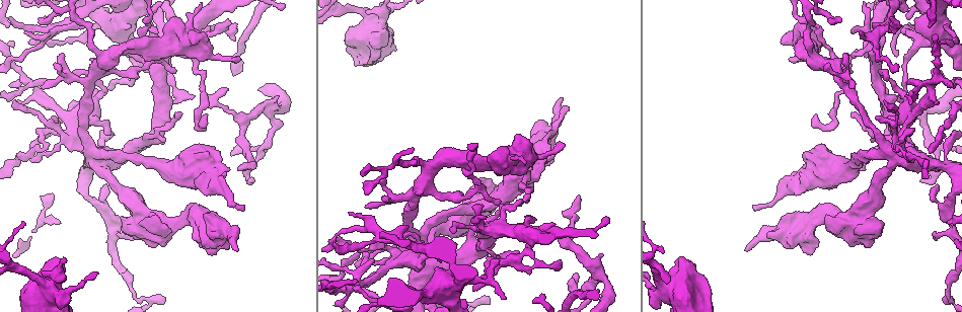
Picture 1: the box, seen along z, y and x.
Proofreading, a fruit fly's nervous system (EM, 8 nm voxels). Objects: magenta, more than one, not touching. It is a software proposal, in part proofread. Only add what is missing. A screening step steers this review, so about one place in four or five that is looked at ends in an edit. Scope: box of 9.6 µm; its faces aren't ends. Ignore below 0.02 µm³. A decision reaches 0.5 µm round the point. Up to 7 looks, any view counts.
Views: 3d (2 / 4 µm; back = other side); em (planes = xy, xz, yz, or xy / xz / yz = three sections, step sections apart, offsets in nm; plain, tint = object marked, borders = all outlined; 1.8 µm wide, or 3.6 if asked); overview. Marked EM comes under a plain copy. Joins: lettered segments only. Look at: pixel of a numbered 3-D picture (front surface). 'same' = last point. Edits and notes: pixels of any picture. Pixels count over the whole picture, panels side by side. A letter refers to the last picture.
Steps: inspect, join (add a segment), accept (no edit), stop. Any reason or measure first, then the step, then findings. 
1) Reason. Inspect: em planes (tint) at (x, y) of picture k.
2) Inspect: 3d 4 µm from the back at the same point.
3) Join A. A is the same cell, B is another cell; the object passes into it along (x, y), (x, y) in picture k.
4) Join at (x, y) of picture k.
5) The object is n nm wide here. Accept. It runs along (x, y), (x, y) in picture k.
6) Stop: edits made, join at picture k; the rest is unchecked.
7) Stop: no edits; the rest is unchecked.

Branch stops here. Inspect: em planes (borders) at (103, 186) of picture 1.

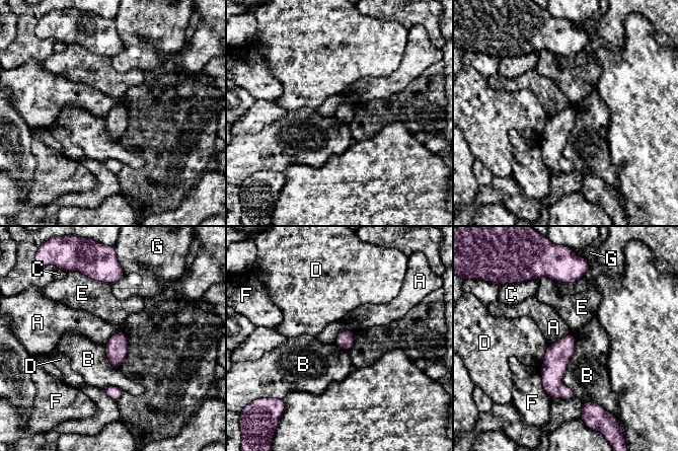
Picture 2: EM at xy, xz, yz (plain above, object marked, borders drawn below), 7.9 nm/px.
Accept. A, B, C, D, E, F and G are other cells; a border runs along (354, 330), (342, 330), (333, 342) in picture 2; none of them fits.

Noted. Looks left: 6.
Thin end. Inspect: em planes (tint) at (165, 300) of picture 1.

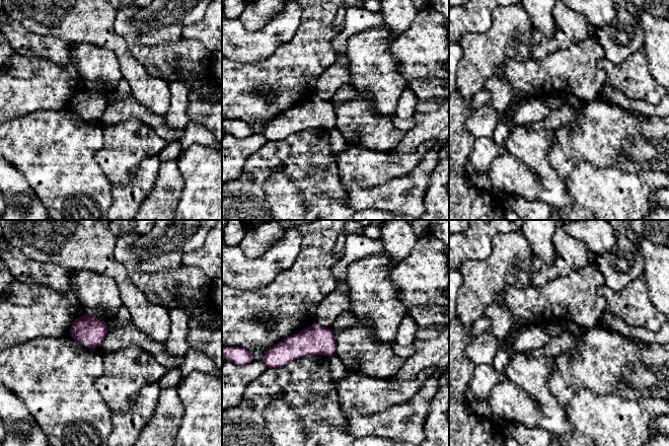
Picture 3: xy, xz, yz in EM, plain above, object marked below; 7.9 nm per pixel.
See the neighbours. Inspect: em planes (borders) at the same point.

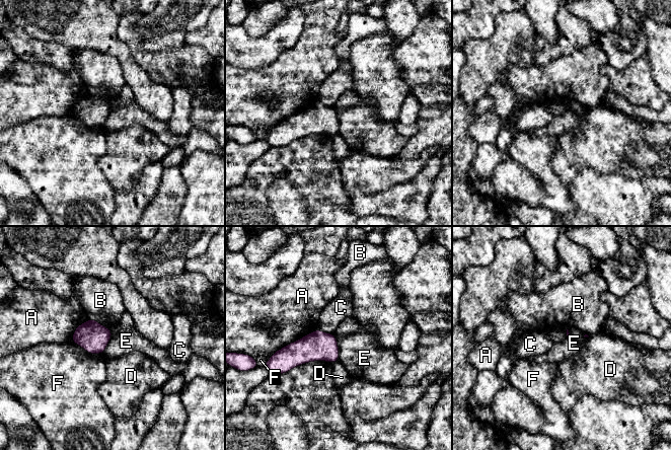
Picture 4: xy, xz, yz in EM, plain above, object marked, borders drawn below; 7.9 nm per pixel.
Accept. A, B, C, D, E and F are other cells; a border runs along (336, 339), (339, 360) in picture 4; none of them fits.

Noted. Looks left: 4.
Free end. Inspect: em yz step 4 (tint) at (602, 254) of picture 1.

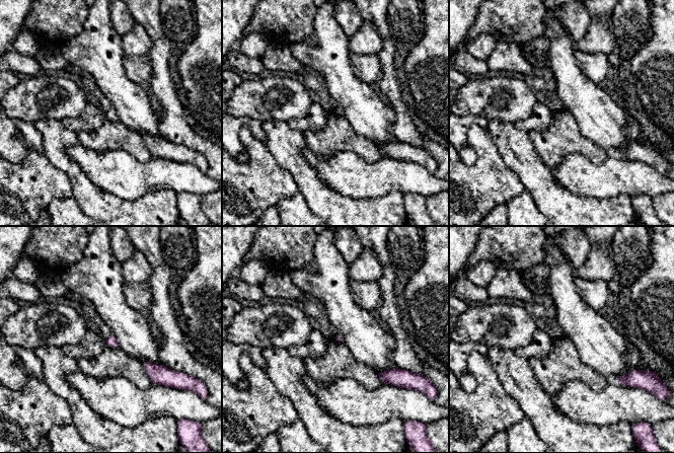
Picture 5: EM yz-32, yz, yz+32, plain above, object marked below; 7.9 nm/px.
Cut it another way. Inspect: em planes (tint) at the same point.

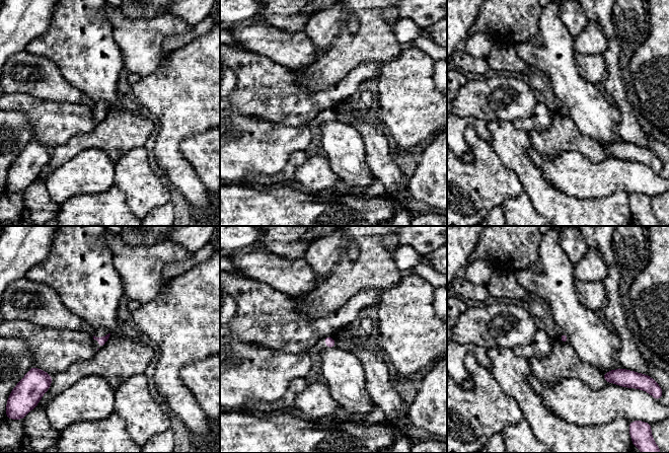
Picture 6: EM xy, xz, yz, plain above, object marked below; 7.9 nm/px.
What lies round it. Inspect: em planes (borders) at the same point.

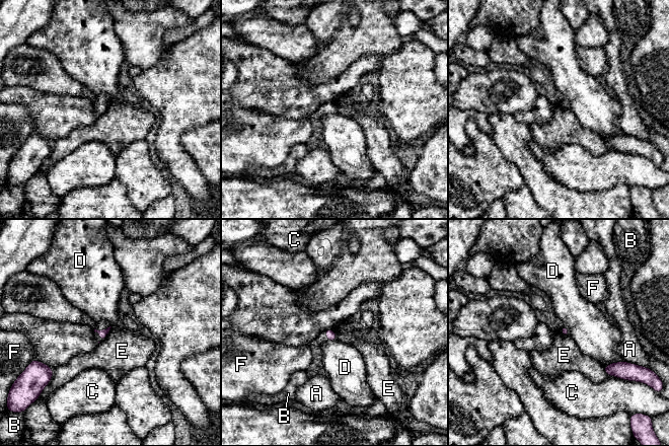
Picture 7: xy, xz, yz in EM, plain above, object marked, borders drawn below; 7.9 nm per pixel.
Accept. A, B, C, D, E and F are other cells; a border runs along (112, 326), (108, 333), (98, 344) in picture 7; none of them fits.

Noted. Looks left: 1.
Stop: no edits; the rest is unchecked.

